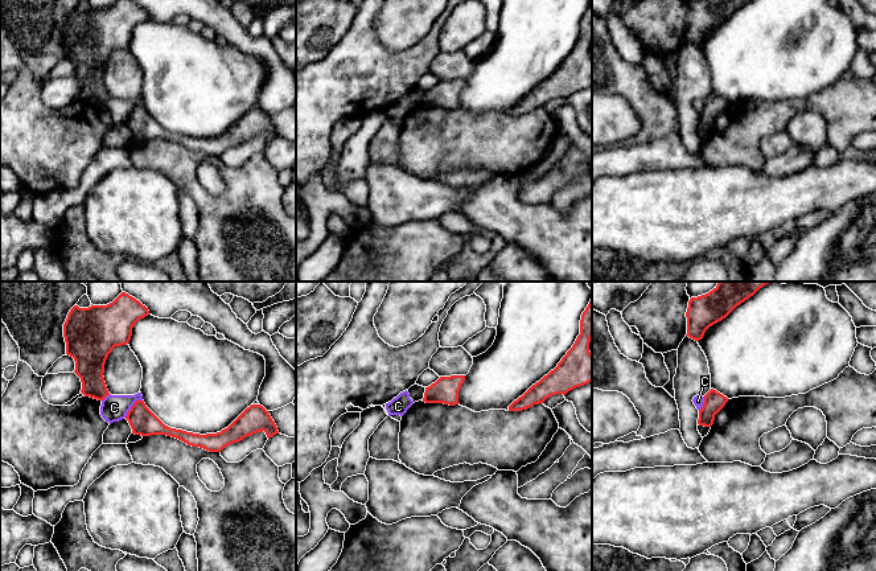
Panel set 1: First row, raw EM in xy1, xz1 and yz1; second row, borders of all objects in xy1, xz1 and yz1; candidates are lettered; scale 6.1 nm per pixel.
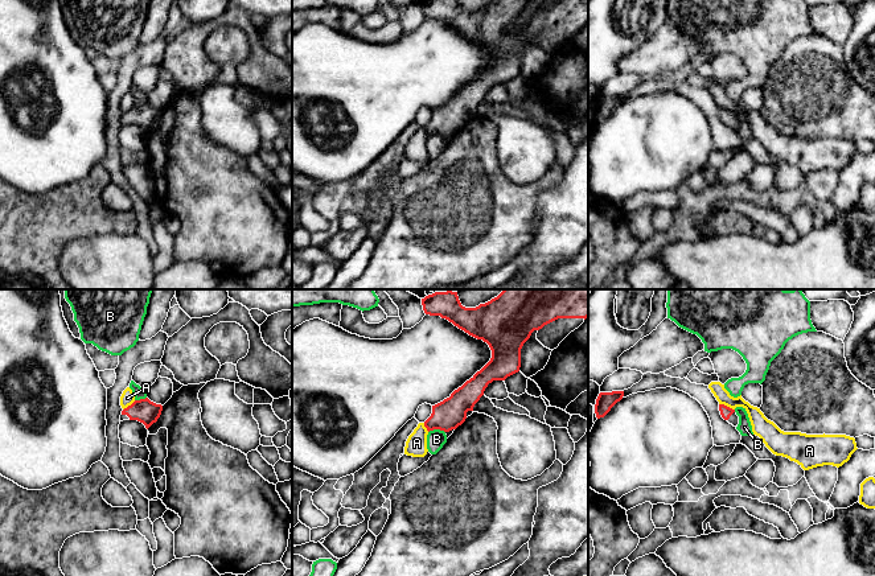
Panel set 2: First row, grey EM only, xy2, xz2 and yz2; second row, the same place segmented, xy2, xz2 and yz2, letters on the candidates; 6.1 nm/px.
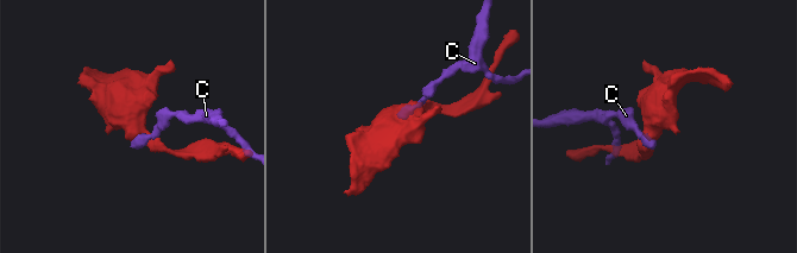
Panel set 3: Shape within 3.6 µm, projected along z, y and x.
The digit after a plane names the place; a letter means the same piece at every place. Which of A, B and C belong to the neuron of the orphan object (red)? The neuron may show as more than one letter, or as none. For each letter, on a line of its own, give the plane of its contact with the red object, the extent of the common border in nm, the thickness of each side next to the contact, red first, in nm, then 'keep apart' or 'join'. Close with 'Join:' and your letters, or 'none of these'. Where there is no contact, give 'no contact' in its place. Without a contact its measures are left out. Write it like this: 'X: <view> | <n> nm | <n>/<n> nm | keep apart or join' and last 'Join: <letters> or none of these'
A: yz2 | 100 nm | 70/120 nm | keep apart
B: xz2 | 100 nm | 190/110 nm | keep apart
C: xy1 | 160 nm | 160/160 nm | keep apart
Join: none of these

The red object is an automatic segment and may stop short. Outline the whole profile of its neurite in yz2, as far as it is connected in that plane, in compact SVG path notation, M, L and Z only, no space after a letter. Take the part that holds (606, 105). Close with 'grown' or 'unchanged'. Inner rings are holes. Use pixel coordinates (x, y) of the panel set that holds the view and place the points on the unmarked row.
M624 95L600 96L595 108L596 122L604 122L623 100Z; unchanged

